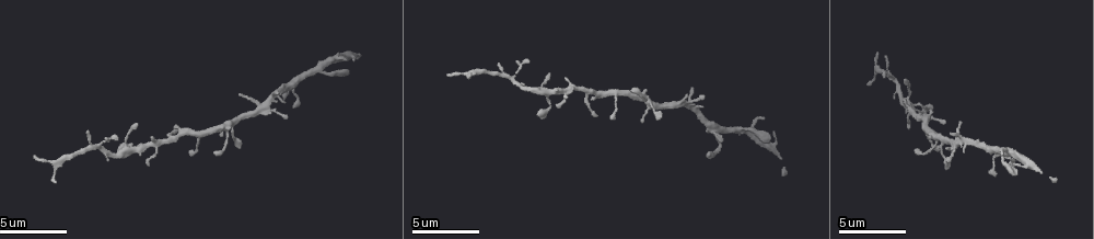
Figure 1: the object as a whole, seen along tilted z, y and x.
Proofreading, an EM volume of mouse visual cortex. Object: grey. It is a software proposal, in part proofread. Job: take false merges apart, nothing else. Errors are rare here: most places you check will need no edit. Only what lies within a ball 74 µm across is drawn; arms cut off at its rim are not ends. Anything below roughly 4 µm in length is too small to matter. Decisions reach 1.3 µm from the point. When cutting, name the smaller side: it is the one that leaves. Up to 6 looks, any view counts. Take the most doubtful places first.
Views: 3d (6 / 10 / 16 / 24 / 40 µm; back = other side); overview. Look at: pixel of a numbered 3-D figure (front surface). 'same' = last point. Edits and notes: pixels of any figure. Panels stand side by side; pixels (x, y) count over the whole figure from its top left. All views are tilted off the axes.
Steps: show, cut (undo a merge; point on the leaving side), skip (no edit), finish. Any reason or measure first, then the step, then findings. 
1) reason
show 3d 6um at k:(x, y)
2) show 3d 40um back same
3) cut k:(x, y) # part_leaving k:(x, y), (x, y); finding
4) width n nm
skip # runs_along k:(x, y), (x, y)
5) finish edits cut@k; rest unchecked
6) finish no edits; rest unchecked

arms part here
show 3d 10um at 1:(218, 128)

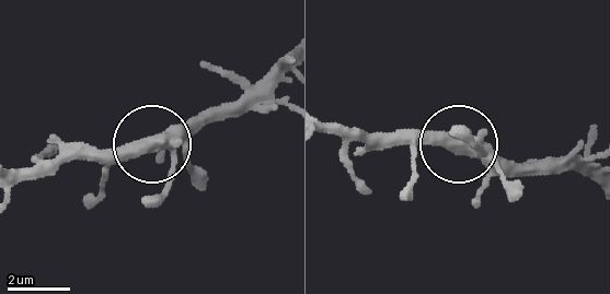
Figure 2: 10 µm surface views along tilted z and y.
arms 3
skip # runs_along 2:(149, 138), (147, 144), (65, 152); one neuron here

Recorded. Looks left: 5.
four or more arms meet
show 3d 6um at 1:(715, 132)

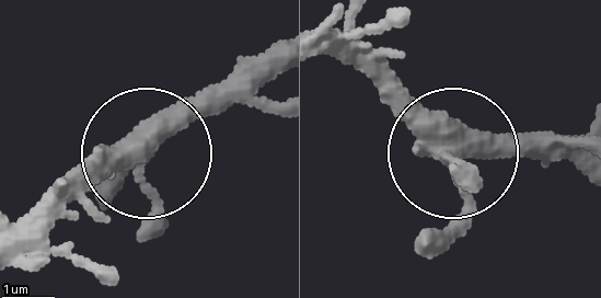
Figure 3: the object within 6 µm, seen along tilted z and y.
skip # runs_along 3:(318, 46), (453, 153), (453, 228), (431, 256); continuous, no second neuron

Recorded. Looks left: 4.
three arms meet
show 3d 10um at 1:(475, 72)

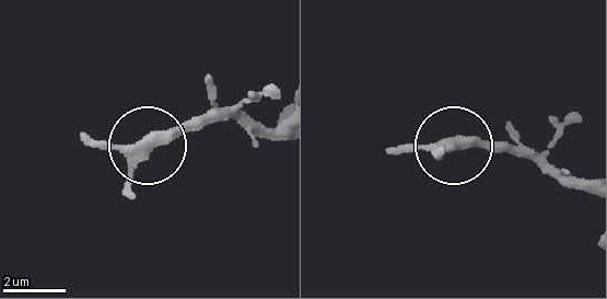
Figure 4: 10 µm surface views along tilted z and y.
zoom in
show 3d 6um at 4:(149, 139)

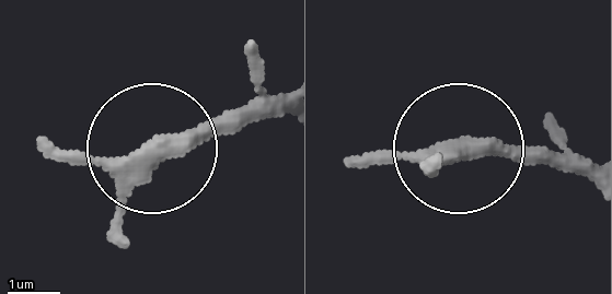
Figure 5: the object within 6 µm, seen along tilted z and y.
arms 3
skip # runs_along 5:(285, 114), (150, 142); one neuron here

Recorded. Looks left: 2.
finish no edits; rest unchecked

